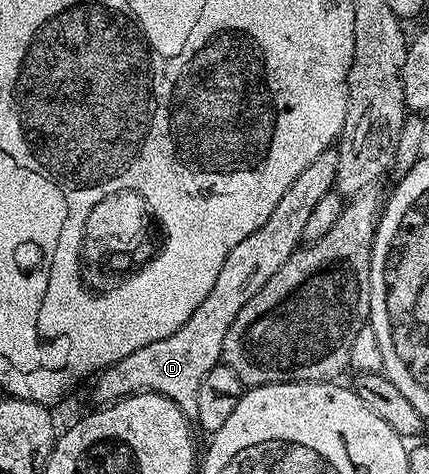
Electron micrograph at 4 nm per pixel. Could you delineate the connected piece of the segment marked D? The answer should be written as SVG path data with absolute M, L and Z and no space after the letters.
M330 147L324 149L283 191L283 199L275 203L275 211L271 211L271 219L259 227L259 231L251 231L243 243L231 247L227 259L223 259L223 267L217 269L215 283L209 286L207 299L201 301L201 305L167 339L159 339L155 343L147 343L147 347L139 347L139 351L131 351L123 359L119 359L114 365L108 365L106 369L96 374L97 386L93 389L93 397L97 403L112 403L123 397L132 397L134 393L158 393L167 399L174 401L186 415L197 412L197 400L199 399L199 383L203 383L203 375L211 371L221 361L221 348L223 339L235 323L235 315L243 311L243 307L252 297L287 263L287 259L299 248L303 241L303 227L315 208L315 203L323 199L323 195L334 192L337 183L337 151Z

